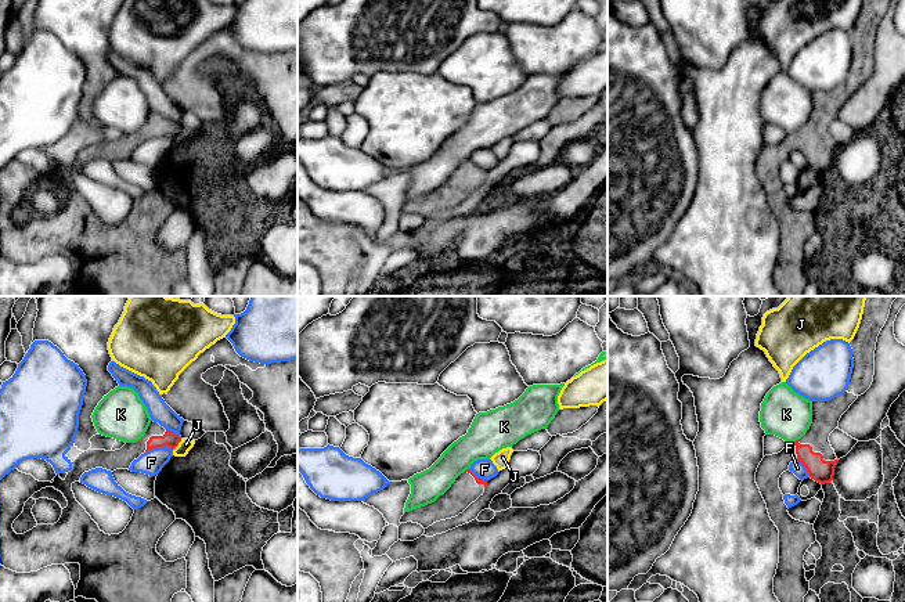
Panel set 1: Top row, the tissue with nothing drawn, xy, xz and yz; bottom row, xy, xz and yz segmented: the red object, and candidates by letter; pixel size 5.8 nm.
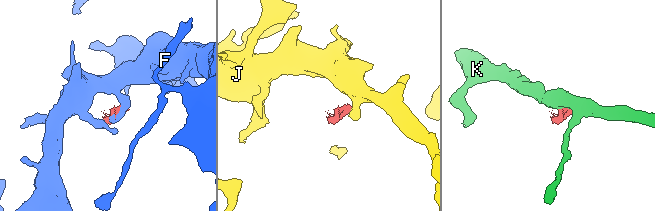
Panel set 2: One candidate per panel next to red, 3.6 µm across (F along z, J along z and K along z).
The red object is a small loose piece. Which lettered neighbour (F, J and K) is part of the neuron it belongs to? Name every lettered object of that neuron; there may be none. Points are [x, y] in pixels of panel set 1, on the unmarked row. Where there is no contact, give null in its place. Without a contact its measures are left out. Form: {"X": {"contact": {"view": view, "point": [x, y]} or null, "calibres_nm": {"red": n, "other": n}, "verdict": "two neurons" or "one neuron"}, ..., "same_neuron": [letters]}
{"F": {"contact": {"view": "xy", "point": [158, 136]}, "calibres_nm": {"red": 90, "other": 140}, "verdict": "two neurons"}, "J": {"contact": {"view": "xy", "point": [177, 134]}, "calibres_nm": {"red": 90, "other": 80}, "verdict": "two neurons"}, "K": {"contact": {"view": "yz", "point": [796, 130]}, "calibres_nm": {"red": 140, "other": 280}, "verdict": "two neurons"}, "same_neuron": []}

